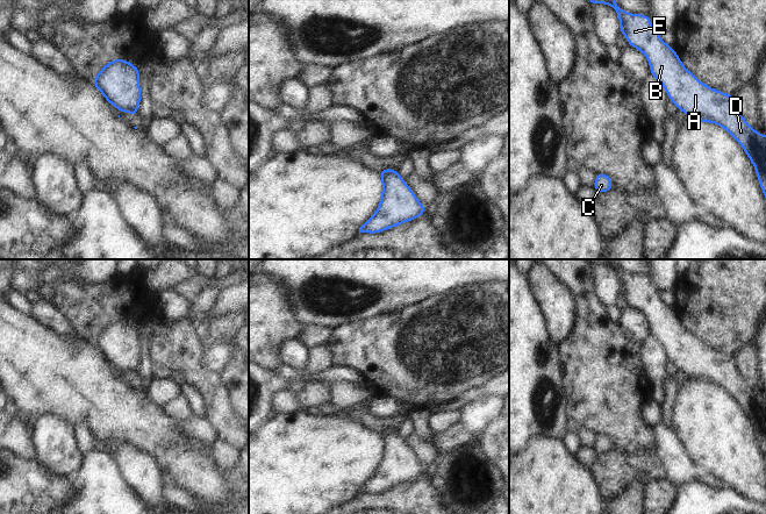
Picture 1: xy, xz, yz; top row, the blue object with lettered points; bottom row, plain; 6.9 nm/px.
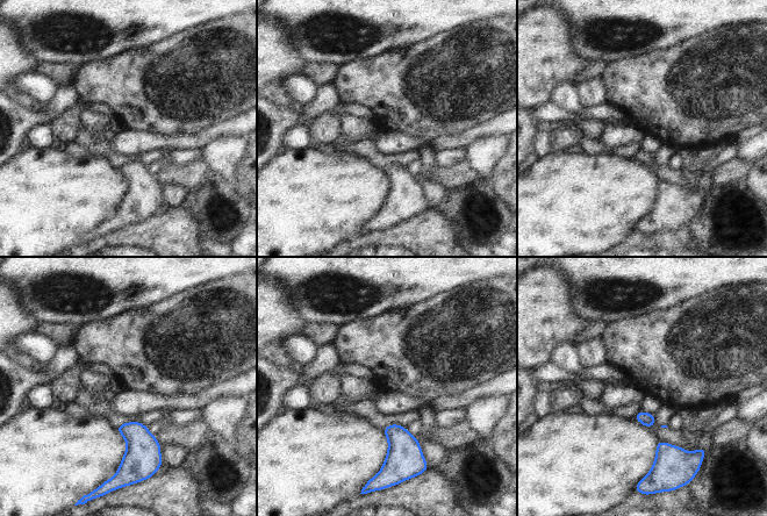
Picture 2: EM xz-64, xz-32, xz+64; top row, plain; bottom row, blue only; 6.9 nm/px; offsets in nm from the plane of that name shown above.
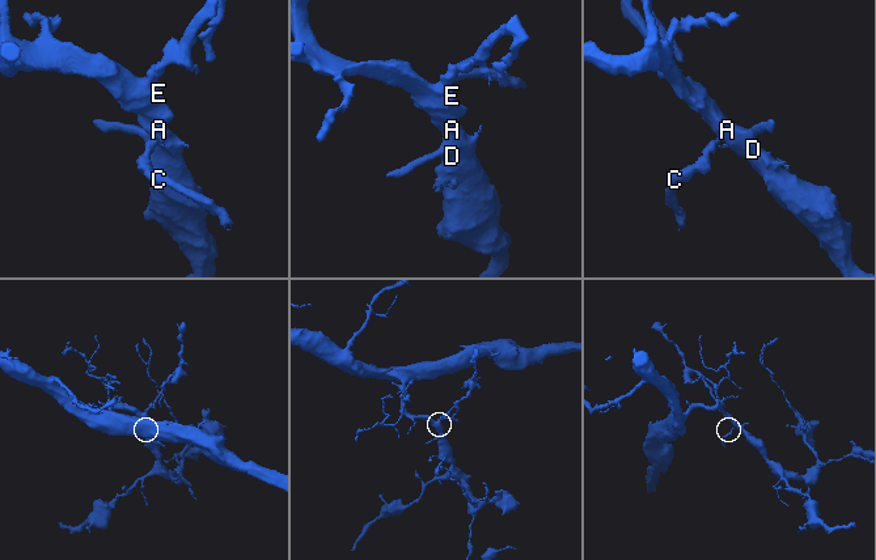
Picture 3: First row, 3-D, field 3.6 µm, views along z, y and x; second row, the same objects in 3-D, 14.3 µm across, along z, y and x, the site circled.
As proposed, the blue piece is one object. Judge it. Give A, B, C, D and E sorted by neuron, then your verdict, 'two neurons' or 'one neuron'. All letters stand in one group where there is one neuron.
A B D E / C; two neurons

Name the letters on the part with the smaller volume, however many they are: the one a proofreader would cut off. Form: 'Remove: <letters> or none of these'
Remove: C

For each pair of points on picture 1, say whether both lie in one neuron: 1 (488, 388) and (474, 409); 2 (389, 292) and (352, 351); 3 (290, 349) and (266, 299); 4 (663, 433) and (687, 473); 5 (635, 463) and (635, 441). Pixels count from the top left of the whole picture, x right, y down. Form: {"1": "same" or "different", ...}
{"1": "different", "2": "different", "3": "different", "4": "same", "5": "different"}

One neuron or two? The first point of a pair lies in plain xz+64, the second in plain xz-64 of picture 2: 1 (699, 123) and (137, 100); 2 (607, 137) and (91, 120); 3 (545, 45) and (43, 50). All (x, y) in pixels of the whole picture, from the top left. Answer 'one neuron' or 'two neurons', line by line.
1: one neuron
2: one neuron
3: two neurons

